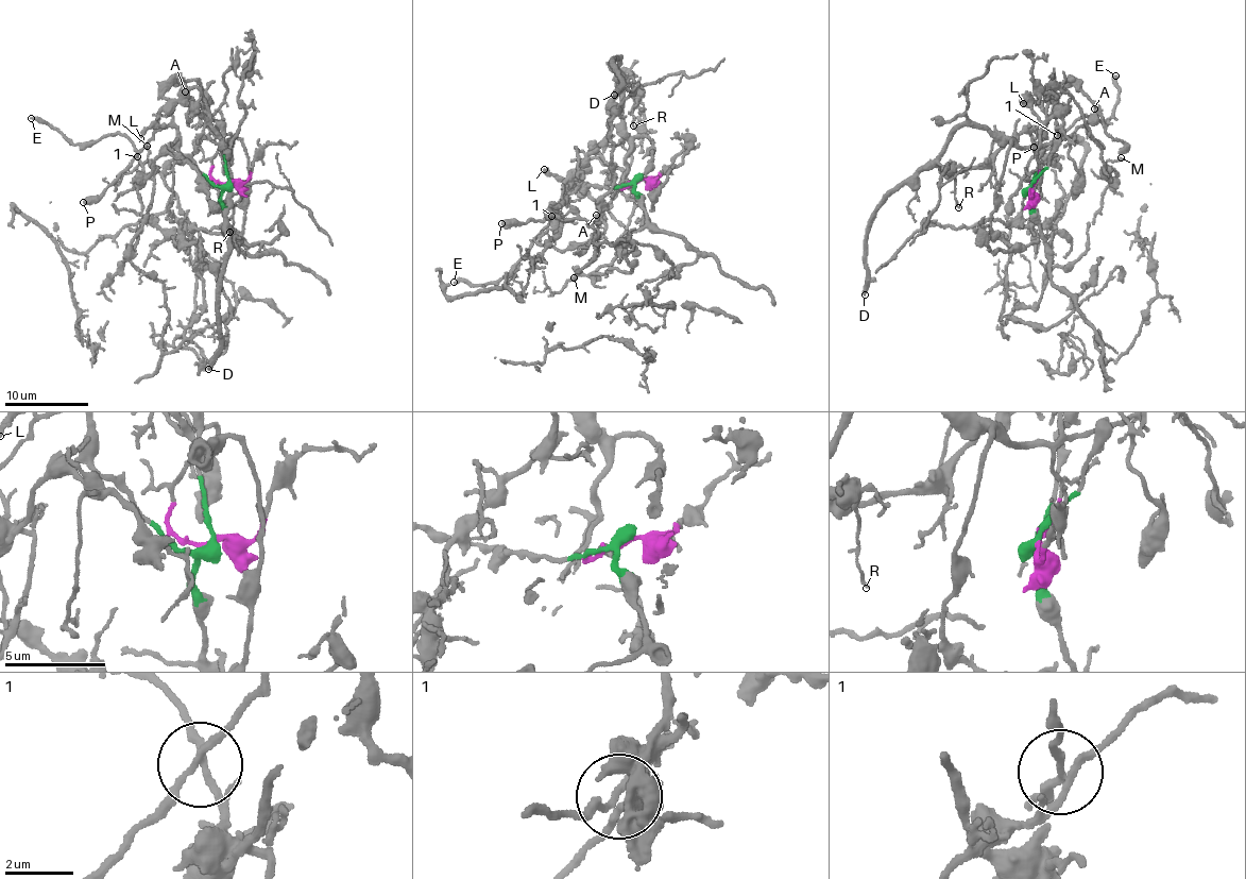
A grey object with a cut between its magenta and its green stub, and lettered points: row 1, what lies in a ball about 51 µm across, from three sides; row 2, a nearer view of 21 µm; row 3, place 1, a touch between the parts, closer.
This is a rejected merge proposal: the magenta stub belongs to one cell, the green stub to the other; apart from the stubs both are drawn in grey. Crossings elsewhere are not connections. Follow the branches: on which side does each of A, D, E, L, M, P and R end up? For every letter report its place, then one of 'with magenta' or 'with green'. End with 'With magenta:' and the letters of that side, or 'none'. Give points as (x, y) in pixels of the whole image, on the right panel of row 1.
A: at (1094, 108); with magenta
D: at (865, 294); with magenta
E: at (1115, 75); with magenta
L: at (1023, 103); with green
M: at (1121, 157); with magenta
P: at (1034, 147); with green
R: at (958, 207); with magenta
With magenta: A, D, E, M, R

